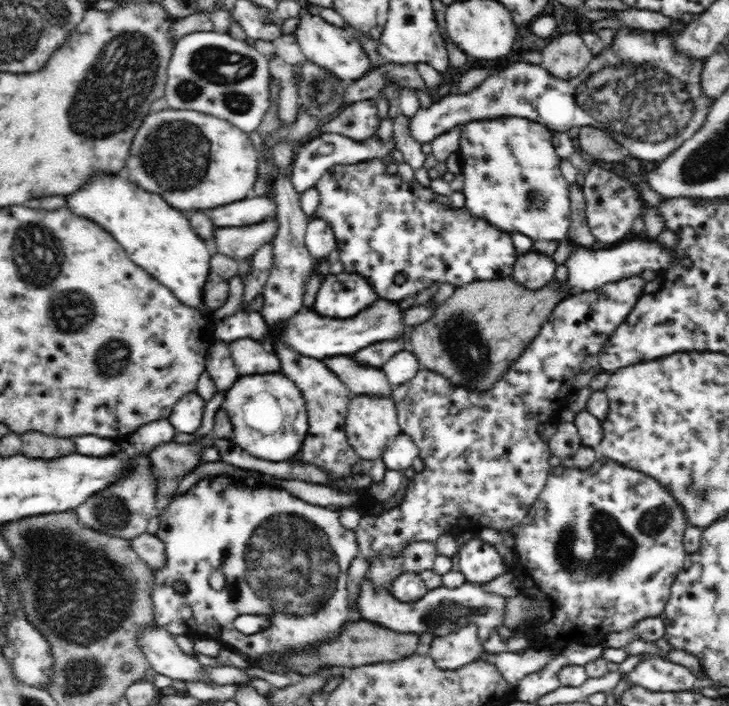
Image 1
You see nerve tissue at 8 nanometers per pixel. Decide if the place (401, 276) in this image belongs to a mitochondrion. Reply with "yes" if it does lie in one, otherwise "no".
no

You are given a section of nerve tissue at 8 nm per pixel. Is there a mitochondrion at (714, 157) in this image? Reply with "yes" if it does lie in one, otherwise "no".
yes

